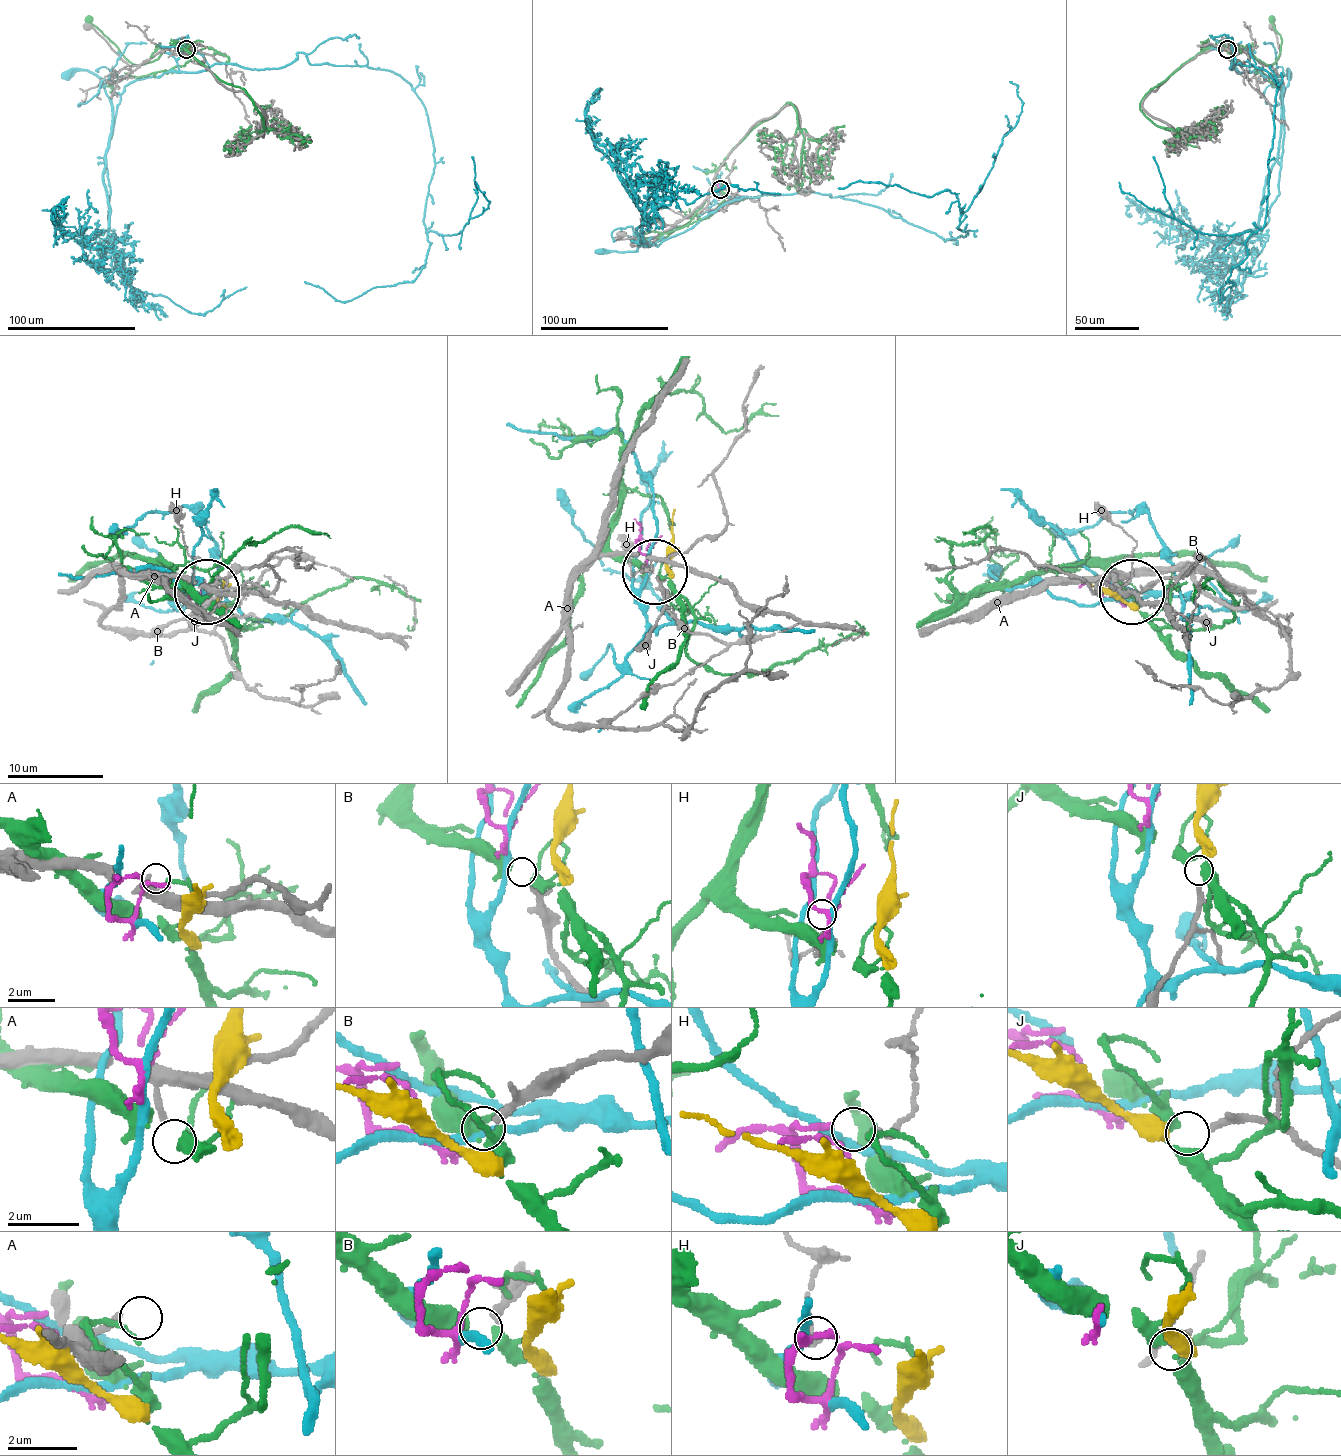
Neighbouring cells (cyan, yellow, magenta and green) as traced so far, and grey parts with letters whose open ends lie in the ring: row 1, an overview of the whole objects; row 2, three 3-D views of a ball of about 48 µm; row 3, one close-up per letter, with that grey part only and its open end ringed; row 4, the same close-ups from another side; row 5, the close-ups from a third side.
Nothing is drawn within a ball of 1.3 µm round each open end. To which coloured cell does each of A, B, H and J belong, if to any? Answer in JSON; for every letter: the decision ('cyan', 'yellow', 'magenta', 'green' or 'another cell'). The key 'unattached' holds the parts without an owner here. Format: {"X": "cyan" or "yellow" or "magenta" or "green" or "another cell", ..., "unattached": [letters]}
{"A": "another cell", "B": "another cell", "H": "magenta", "J": "yellow", "unattached": ["A", "B"]}

